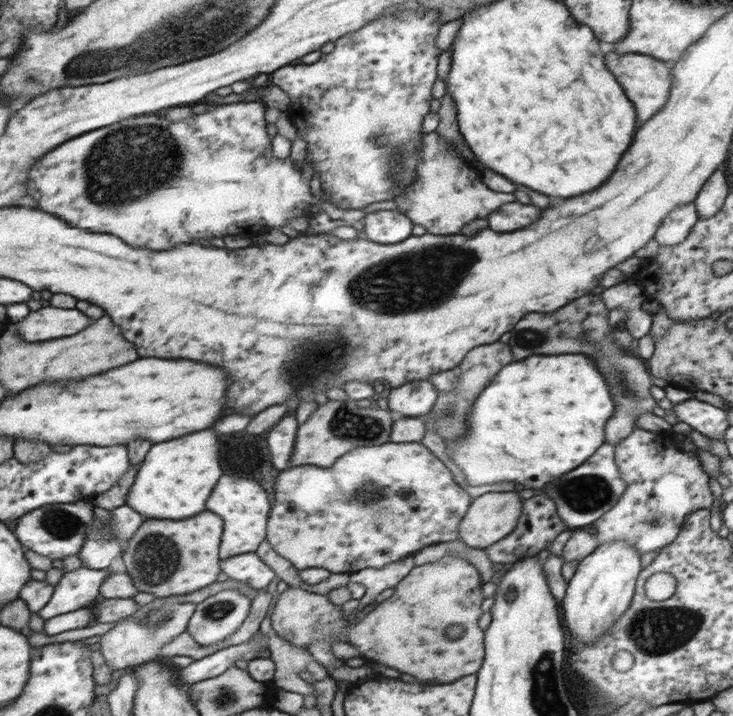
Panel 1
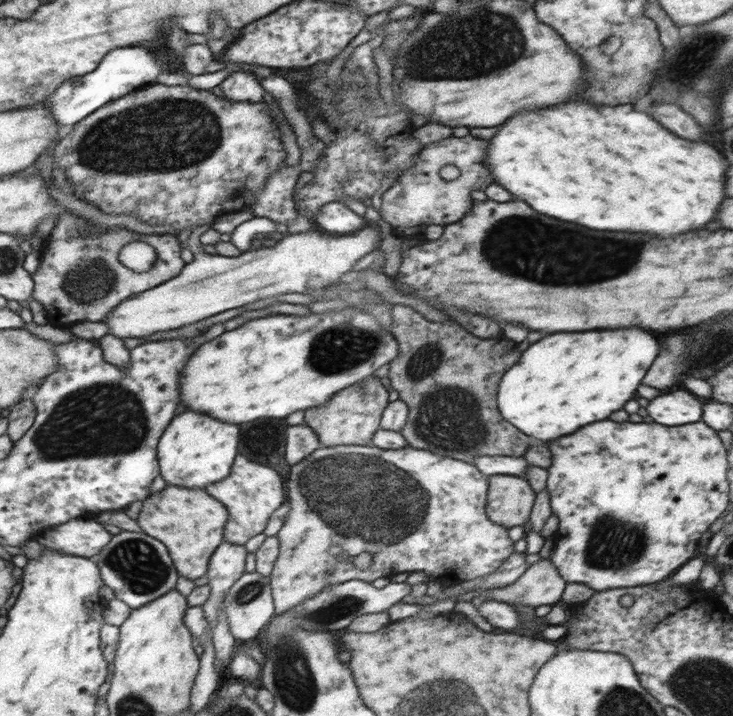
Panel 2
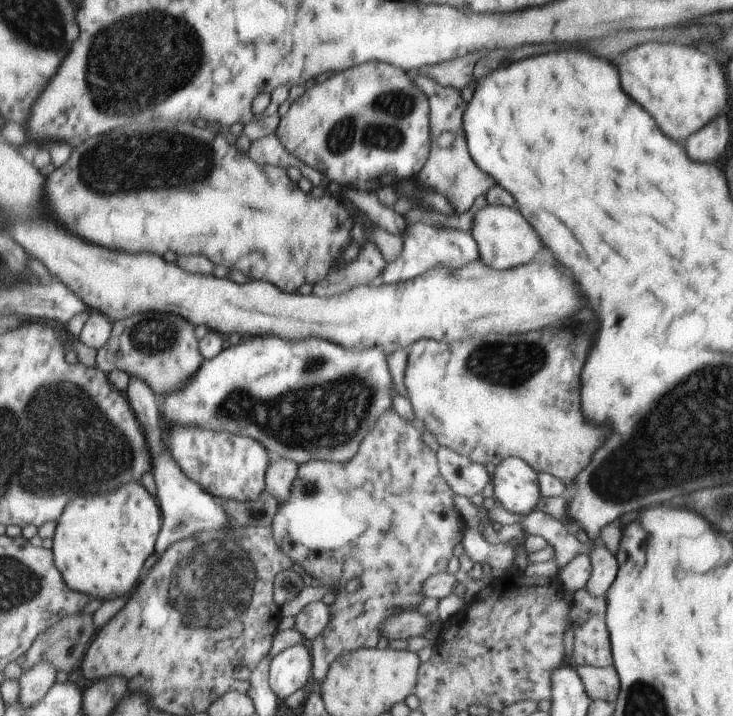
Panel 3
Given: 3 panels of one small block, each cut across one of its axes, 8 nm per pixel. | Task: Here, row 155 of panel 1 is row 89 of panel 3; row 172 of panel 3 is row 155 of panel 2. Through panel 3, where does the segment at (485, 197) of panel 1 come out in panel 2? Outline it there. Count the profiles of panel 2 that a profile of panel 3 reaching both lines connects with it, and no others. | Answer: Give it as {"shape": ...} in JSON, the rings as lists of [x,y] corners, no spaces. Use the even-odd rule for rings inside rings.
{"shape":[[[466,135],[464,138],[445,138],[430,143],[422,148],[420,160],[403,174],[398,176],[396,182],[382,195],[380,209],[381,219],[392,225],[397,232],[406,232],[406,236],[416,236],[420,226],[430,224],[446,225],[457,223],[472,210],[470,192],[472,190],[485,190],[486,184],[494,182],[490,180],[490,172],[482,164],[484,150],[489,150],[488,139],[474,138]],[[452,168],[458,168],[460,174],[450,174]]]}

